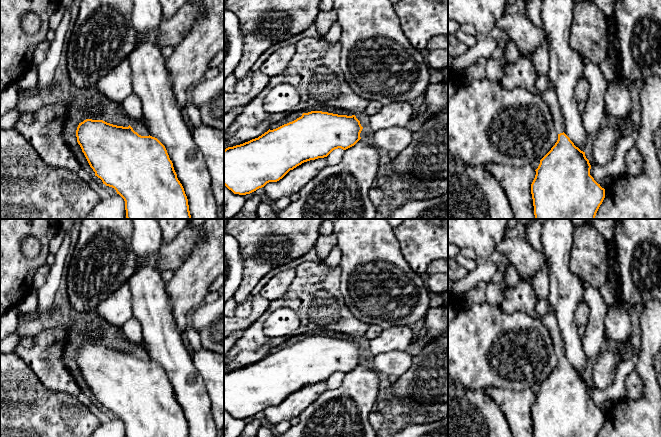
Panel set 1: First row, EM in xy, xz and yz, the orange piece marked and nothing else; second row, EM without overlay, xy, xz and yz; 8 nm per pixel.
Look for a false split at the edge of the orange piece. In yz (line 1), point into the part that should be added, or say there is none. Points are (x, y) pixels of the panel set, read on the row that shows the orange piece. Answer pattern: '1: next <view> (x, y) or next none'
1: next yz (549, 96)

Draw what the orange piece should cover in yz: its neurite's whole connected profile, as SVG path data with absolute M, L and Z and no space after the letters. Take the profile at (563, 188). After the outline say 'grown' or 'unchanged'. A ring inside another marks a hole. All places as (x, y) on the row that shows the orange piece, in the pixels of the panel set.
M554 89L541 93L558 131L558 140L540 160L531 184L535 219L595 219L605 189L590 175L591 165L564 133Z | grown

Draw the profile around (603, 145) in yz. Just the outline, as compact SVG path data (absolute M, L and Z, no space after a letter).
M615 122L605 128L601 128L598 134L590 141L592 148L591 166L606 166L613 160L617 141L625 135Z

